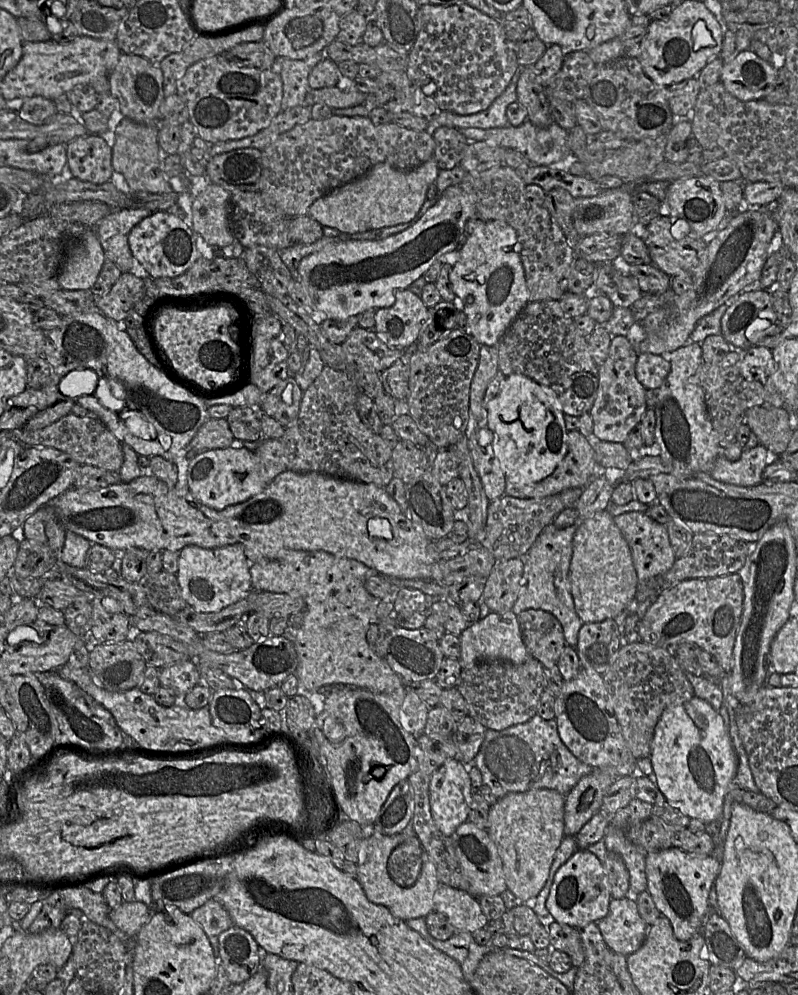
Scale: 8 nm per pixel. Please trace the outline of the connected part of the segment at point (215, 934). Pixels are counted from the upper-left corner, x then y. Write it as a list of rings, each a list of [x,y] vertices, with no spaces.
[[[210,899],[202,906],[196,908],[190,916],[204,930],[212,946],[216,964],[221,965],[218,947],[219,935],[234,925],[228,911],[219,901]]]

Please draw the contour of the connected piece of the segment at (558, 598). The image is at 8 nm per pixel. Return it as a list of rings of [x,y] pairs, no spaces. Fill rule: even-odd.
[[[579,518],[573,525],[563,529],[557,529],[549,524],[537,537],[524,555],[520,592],[511,609],[517,616],[526,609],[541,609],[551,613],[562,626],[565,645],[572,648],[576,648],[579,630],[584,624],[575,611],[569,581],[573,537],[582,520]]]

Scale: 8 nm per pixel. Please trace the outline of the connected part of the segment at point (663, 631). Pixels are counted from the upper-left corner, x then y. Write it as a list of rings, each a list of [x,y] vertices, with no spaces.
[[[739,574],[688,579],[664,590],[637,625],[641,642],[665,648],[672,655],[680,643],[690,642],[709,652],[724,672],[731,673],[733,650],[742,620],[743,583]]]

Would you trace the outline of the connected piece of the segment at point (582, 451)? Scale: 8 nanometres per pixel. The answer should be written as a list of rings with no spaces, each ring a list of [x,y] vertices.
[[[578,430],[569,431],[568,451],[554,472],[534,484],[506,482],[505,495],[515,498],[544,498],[571,488],[584,488],[597,471],[592,442]]]

